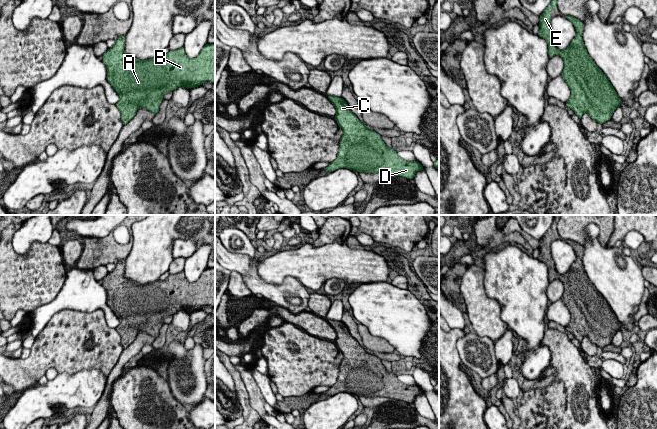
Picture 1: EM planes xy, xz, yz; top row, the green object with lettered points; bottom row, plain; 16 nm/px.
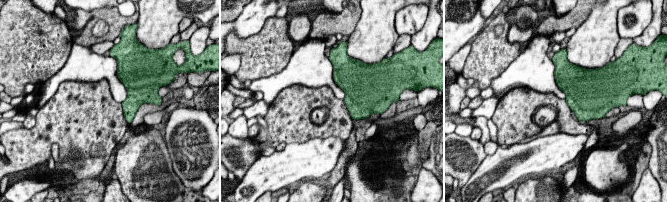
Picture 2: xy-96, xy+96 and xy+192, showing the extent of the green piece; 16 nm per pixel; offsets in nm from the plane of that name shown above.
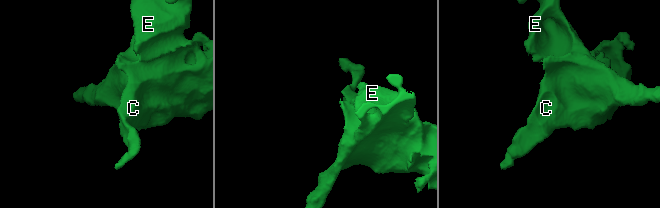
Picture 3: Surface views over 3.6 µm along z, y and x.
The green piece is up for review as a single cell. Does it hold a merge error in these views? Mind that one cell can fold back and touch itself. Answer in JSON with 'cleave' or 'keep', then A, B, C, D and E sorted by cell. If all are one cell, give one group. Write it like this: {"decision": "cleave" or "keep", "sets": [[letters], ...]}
{"decision": "keep", "sets": [["A", "B", "C", "D", "E"]]}

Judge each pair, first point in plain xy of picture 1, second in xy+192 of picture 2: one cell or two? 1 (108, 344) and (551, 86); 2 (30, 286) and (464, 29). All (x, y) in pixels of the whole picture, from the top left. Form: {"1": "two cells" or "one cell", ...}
{"1": "two cells", "2": "two cells"}

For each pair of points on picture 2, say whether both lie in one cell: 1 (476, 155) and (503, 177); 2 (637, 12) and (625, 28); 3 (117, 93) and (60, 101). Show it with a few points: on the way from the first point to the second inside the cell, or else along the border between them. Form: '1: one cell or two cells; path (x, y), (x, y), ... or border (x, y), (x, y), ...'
1: two cells; border (487, 155), (468, 179)
2: one cell; path (637, 17), (637, 21), (630, 26)
3: two cells; border (91, 81), (105, 79), (111, 96), (120, 103)

